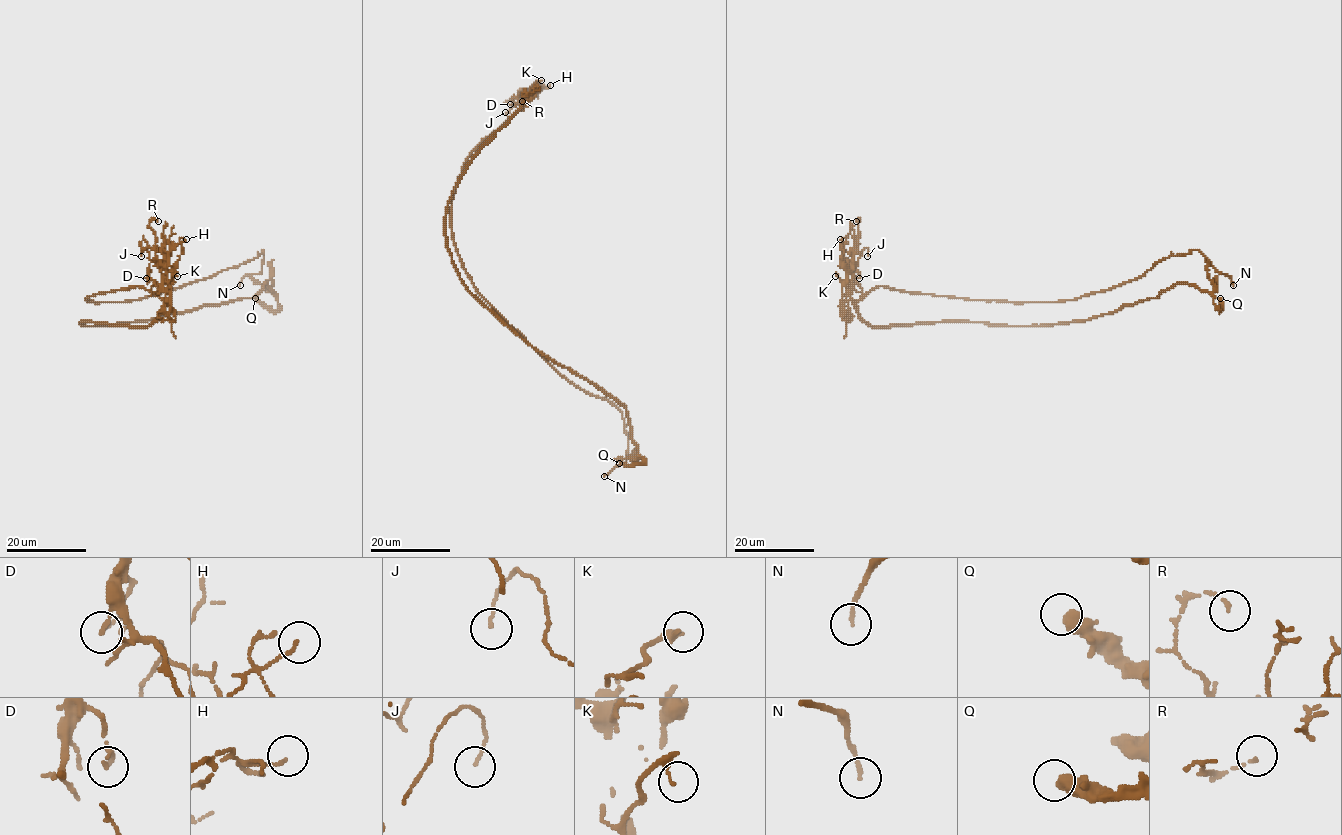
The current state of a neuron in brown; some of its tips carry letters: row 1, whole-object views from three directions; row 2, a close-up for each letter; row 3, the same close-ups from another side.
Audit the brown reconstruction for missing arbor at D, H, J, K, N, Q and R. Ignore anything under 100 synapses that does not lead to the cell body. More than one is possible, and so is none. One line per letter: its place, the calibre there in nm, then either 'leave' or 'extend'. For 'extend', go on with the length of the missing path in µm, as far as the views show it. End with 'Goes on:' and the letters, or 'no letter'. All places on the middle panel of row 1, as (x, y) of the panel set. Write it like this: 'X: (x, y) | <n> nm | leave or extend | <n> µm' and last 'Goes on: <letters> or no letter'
D: (510, 104) | 80 nm | leave
H: (550, 85) | 100 nm | leave
J: (505, 112) | 90 nm | leave
K: (541, 80) | 120 nm | leave
N: (604, 476) | 130 nm | extend | 25 µm
Q: (619, 463) | 500 nm | leave
R: (522, 101) | 120 nm | leave
Goes on: N

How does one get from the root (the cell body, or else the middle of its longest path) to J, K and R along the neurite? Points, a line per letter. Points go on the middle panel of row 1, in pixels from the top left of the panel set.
J: (525, 102), (533, 95), (524, 96), (505, 112)
K: (525, 102), (533, 95), (530, 90), (536, 88), (533, 86), (535, 83), (541, 80)
R: (525, 102), (533, 95), (514, 103), (522, 101)

